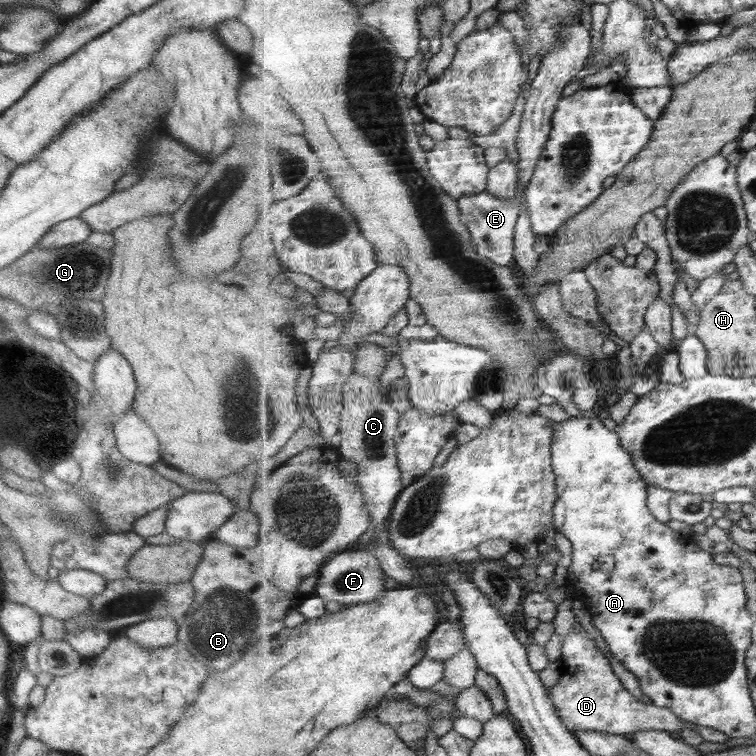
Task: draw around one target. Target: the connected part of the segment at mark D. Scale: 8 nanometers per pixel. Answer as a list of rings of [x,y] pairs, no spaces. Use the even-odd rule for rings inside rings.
[[[574,631],[564,638],[562,670],[559,681],[549,689],[550,697],[558,708],[559,716],[567,728],[583,732],[605,732],[628,736],[639,731],[666,731],[679,733],[684,730],[683,720],[671,709],[645,704],[629,693],[617,678],[609,660],[596,647],[595,642]]]

